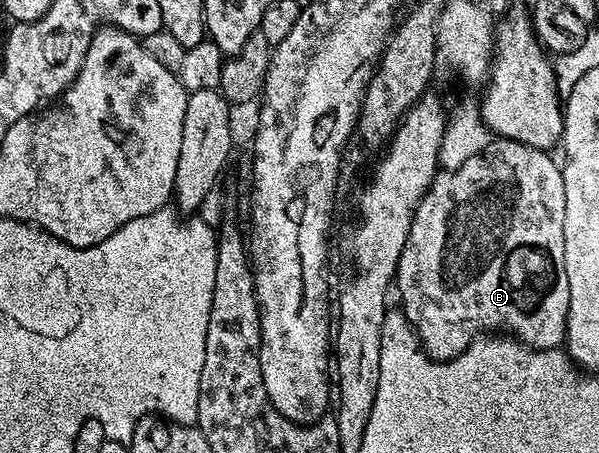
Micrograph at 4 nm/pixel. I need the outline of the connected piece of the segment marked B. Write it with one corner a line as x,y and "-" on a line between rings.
493,138
482,147
481,151
476,152
471,158
467,158
467,162
463,162
463,166
452,170
438,171
434,176
429,187
426,188
425,194
417,202
417,208
413,211
412,220
409,223
409,232
406,234
406,242
403,246
403,250
399,254
399,260
397,262
397,274
395,277
395,289
401,295
401,304
399,304
400,311
404,312
407,322
414,332
417,333
417,339
421,341
422,350
432,358
432,360
440,360
442,362
447,360
454,360
456,356
461,354
463,350
469,348
469,344
472,340
478,339
482,334
508,334
512,339
519,340
521,343
528,346
528,348
536,348
538,350
553,350
558,347
565,339
565,322
567,320
567,310
569,309
569,287
567,286
567,274
565,273
565,267
563,266
563,214
565,213
565,195
563,194
563,174
561,168
552,160
548,151
532,148
521,142
515,142
514,140
502,140
500,138

